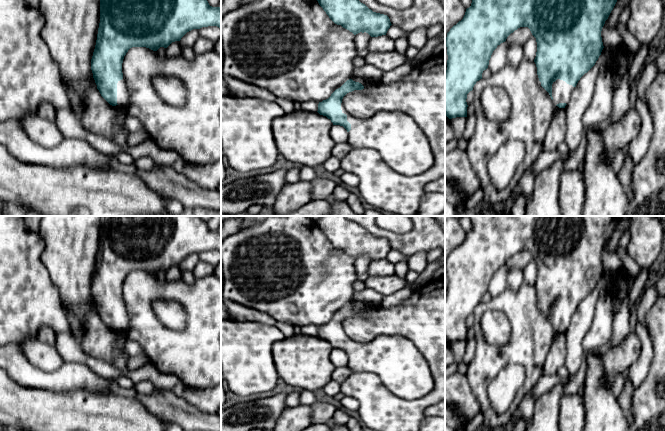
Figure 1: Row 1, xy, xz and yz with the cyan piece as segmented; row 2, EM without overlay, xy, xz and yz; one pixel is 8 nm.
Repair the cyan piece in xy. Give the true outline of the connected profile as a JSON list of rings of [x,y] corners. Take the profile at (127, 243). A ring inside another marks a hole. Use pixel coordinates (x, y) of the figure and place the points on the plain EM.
[[[101,216],[100,217],[100,247],[98,252],[97,264],[93,280],[91,283],[91,294],[93,302],[97,309],[101,320],[112,330],[121,329],[126,332],[130,328],[130,318],[127,313],[125,303],[122,297],[122,287],[124,280],[132,271],[146,271],[153,275],[157,275],[160,271],[167,272],[172,266],[180,265],[181,262],[193,253],[200,253],[202,251],[217,250],[221,253],[221,231],[212,231],[209,229],[207,223],[201,219],[200,216]]]

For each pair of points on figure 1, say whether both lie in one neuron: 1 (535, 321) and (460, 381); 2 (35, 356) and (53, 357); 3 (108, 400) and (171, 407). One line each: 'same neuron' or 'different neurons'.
1: different neurons
2: same neuron
3: different neurons

